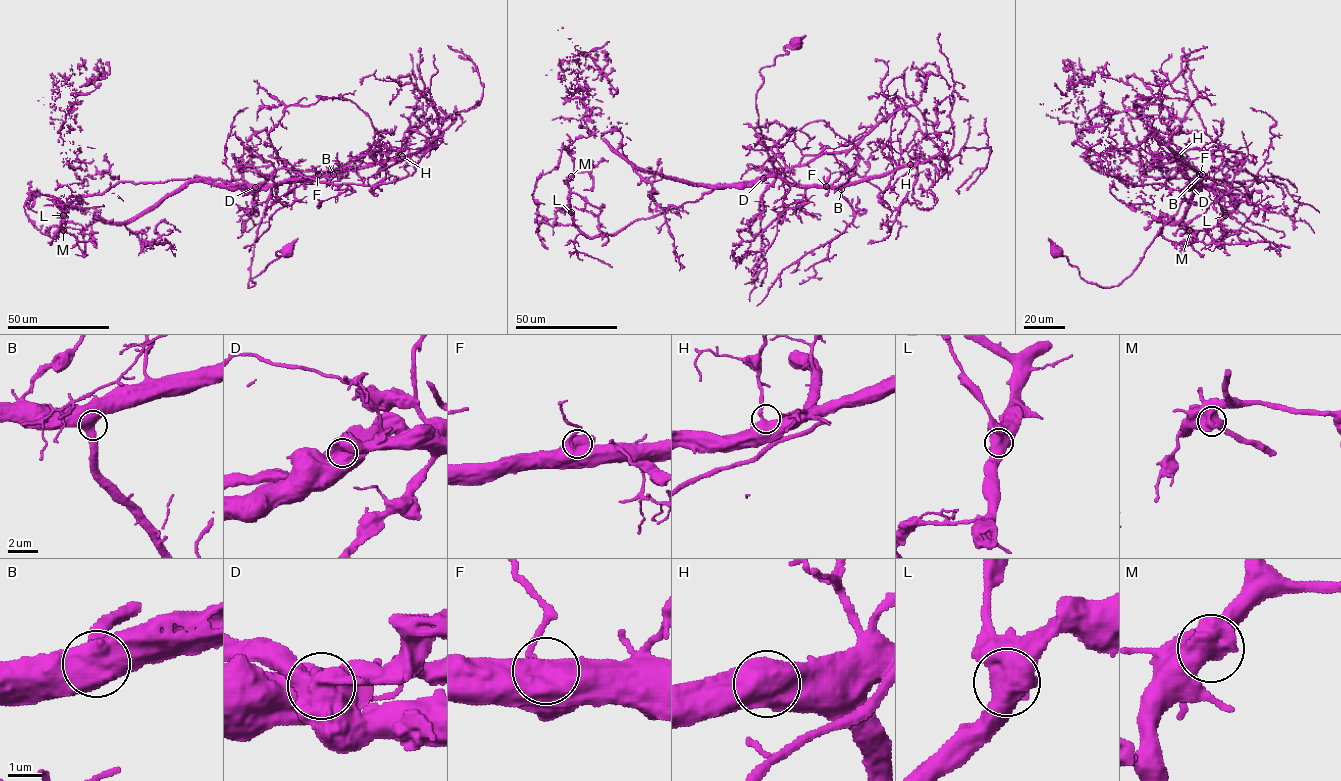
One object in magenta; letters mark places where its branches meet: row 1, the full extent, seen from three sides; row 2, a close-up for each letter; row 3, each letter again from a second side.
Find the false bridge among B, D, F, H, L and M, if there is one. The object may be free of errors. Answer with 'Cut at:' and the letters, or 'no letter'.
Cut at: D

